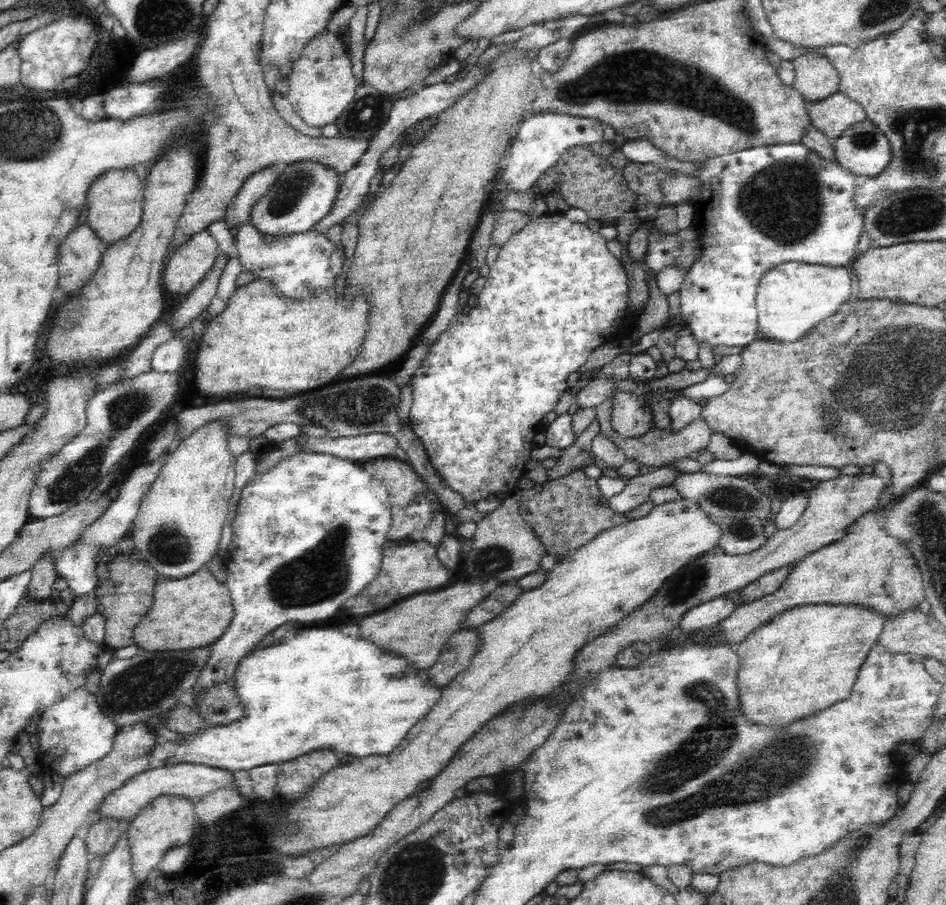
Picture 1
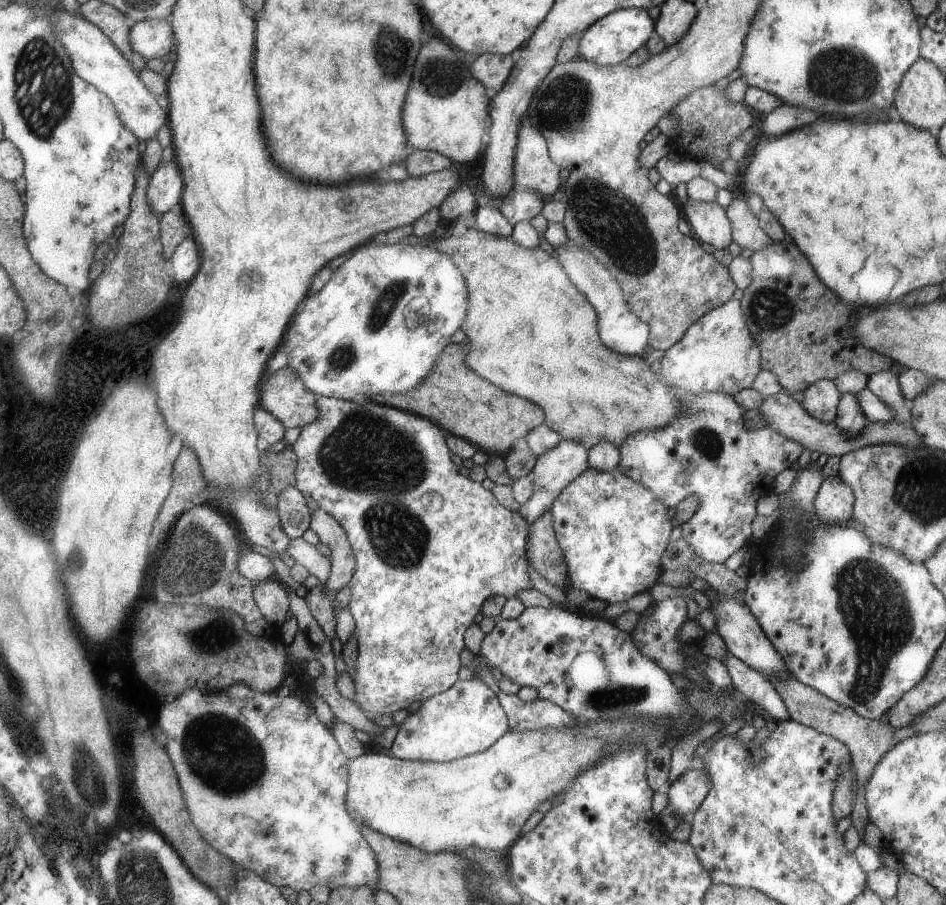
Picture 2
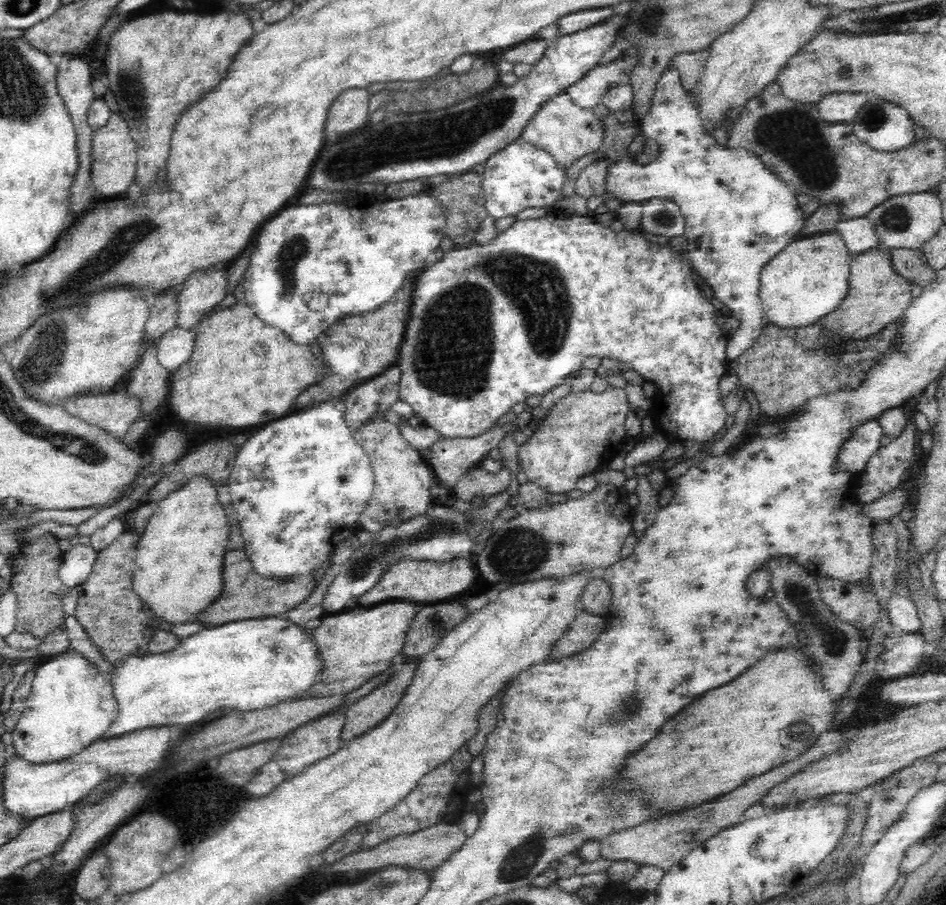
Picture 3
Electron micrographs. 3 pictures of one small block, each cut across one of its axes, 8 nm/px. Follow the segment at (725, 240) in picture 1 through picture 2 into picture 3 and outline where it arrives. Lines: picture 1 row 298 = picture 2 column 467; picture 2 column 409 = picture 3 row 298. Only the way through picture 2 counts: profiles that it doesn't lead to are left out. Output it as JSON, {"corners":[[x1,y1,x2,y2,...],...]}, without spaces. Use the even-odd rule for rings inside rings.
{"corners":[[672,67,661,74,656,82,649,112,641,122,643,134,654,138,660,146,658,158,647,165,636,163,630,154,615,158,614,161,607,160,604,191,624,203,666,198,678,204,685,219,684,237,688,239,686,256,692,270,710,285,714,291,714,298,724,303,727,314,735,316,740,322,738,329,731,333,727,348,727,357,732,361,751,348,766,324,759,297,763,265,772,260,790,242,804,237,802,228,808,217,800,208,797,195,764,166,754,151,748,151,746,148,724,148,714,136,708,135,707,131,703,130,698,111,680,83,678,69]]}

